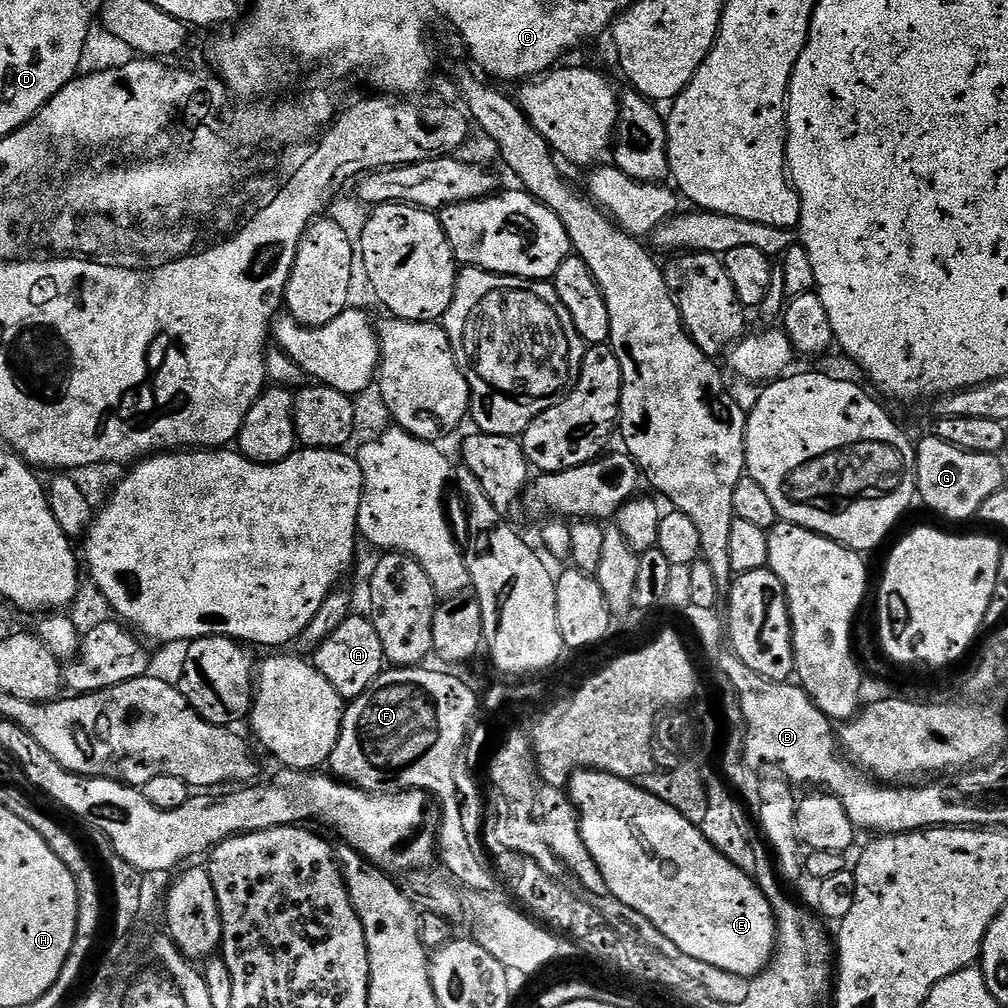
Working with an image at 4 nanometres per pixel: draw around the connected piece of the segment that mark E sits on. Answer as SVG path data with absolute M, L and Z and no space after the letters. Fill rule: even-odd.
M582 768L568 781L566 789L576 805L580 837L590 850L590 858L598 866L609 887L609 896L637 911L666 938L674 942L682 957L698 959L718 970L755 978L767 969L776 954L776 919L766 894L749 873L727 860L710 846L697 825L692 824L674 806L654 798L639 783L623 780L609 772L593 772Z

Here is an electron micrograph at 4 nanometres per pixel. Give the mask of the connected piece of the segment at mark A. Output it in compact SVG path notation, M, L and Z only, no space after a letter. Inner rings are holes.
M353 614L330 634L321 644L315 647L316 657L314 663L316 669L338 690L338 694L346 702L357 700L363 692L376 680L379 680L381 672L385 671L386 661L382 650L382 638L378 638L378 630L374 630L371 619L367 615Z

